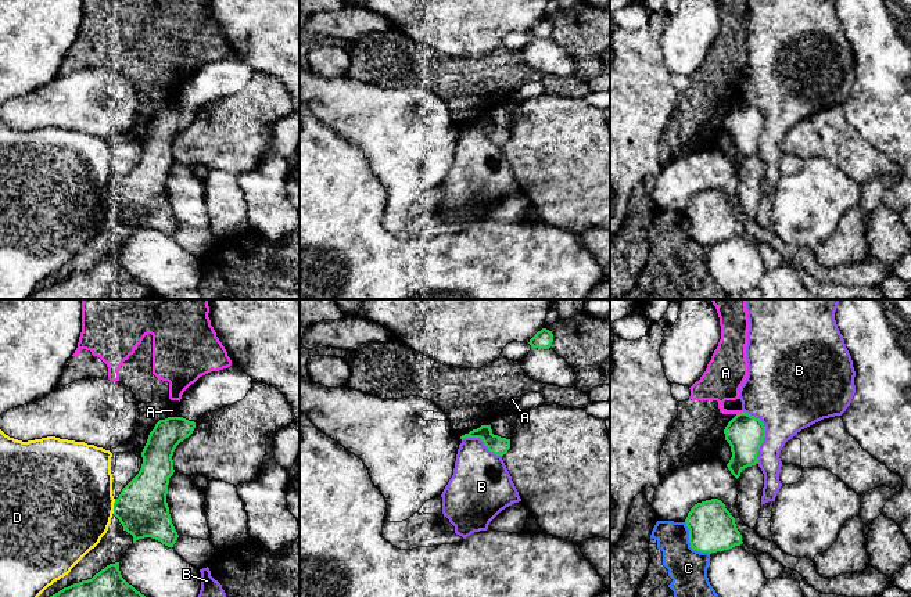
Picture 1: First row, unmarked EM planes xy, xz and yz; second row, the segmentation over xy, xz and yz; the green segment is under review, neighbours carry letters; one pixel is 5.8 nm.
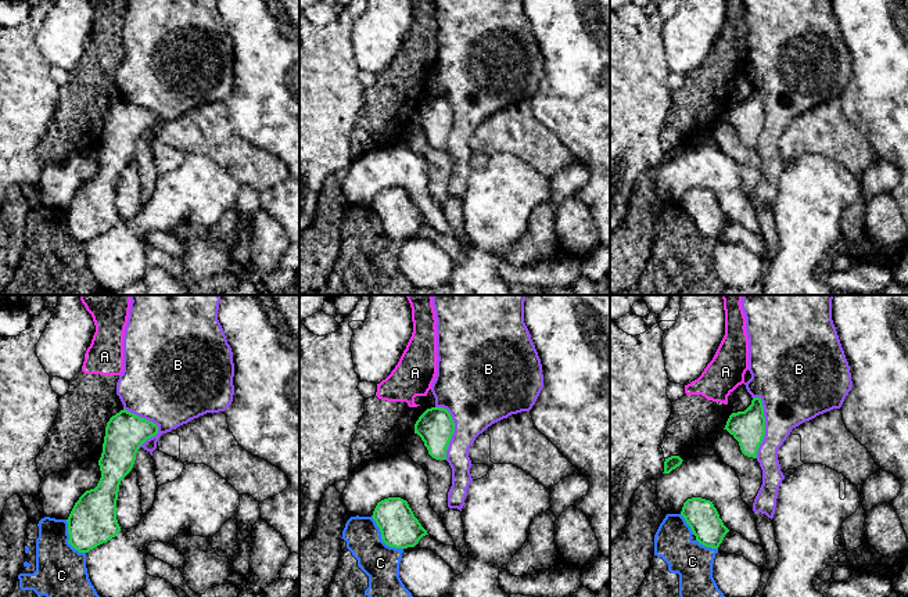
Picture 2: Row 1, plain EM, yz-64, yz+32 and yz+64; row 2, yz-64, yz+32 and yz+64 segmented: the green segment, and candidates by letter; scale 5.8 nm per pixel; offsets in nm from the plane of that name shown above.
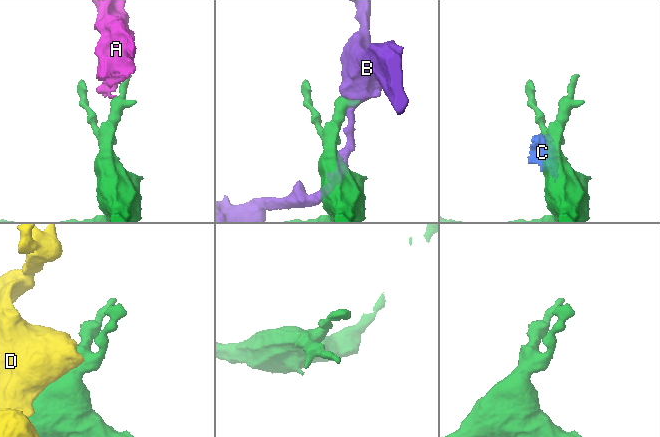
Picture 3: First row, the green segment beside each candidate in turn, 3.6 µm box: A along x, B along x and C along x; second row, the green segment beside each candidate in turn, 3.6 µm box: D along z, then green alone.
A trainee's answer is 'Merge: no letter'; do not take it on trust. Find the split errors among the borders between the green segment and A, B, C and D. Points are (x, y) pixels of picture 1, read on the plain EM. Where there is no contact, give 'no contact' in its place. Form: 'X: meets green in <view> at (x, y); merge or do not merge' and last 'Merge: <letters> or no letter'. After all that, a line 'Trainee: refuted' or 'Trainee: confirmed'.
A: meets green in yz at (739, 103); do not merge
B: meets green in yz at (764, 122); do not merge
C: meets green in yz at (689, 232); do not merge
D: meets green in xy at (114, 195); do not merge
Merge: no letter
Trainee: confirmed

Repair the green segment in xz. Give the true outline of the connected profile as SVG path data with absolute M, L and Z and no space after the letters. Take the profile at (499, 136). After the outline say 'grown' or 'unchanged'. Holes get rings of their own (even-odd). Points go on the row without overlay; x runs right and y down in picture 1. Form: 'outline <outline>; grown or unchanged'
outline M481 115L480 118L460 126L460 129L465 127L480 127L489 141L501 147L510 139L510 129L494 125L491 115Z; unchanged

